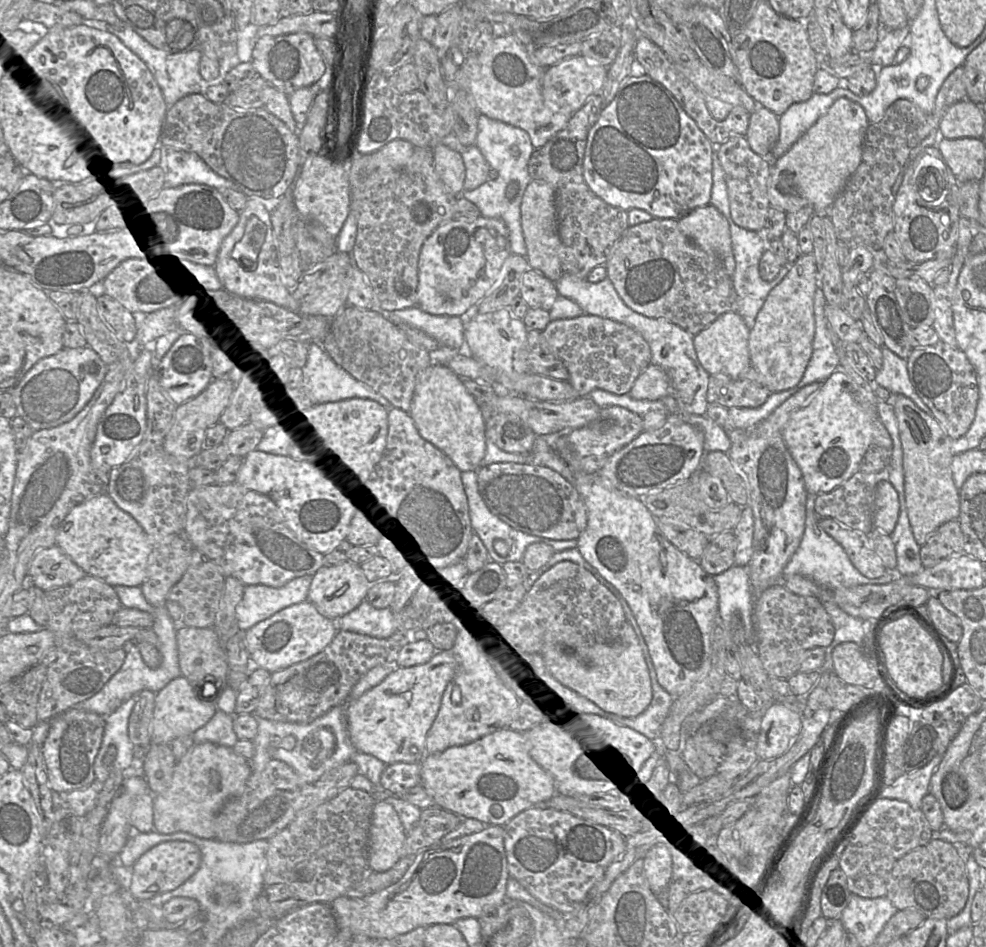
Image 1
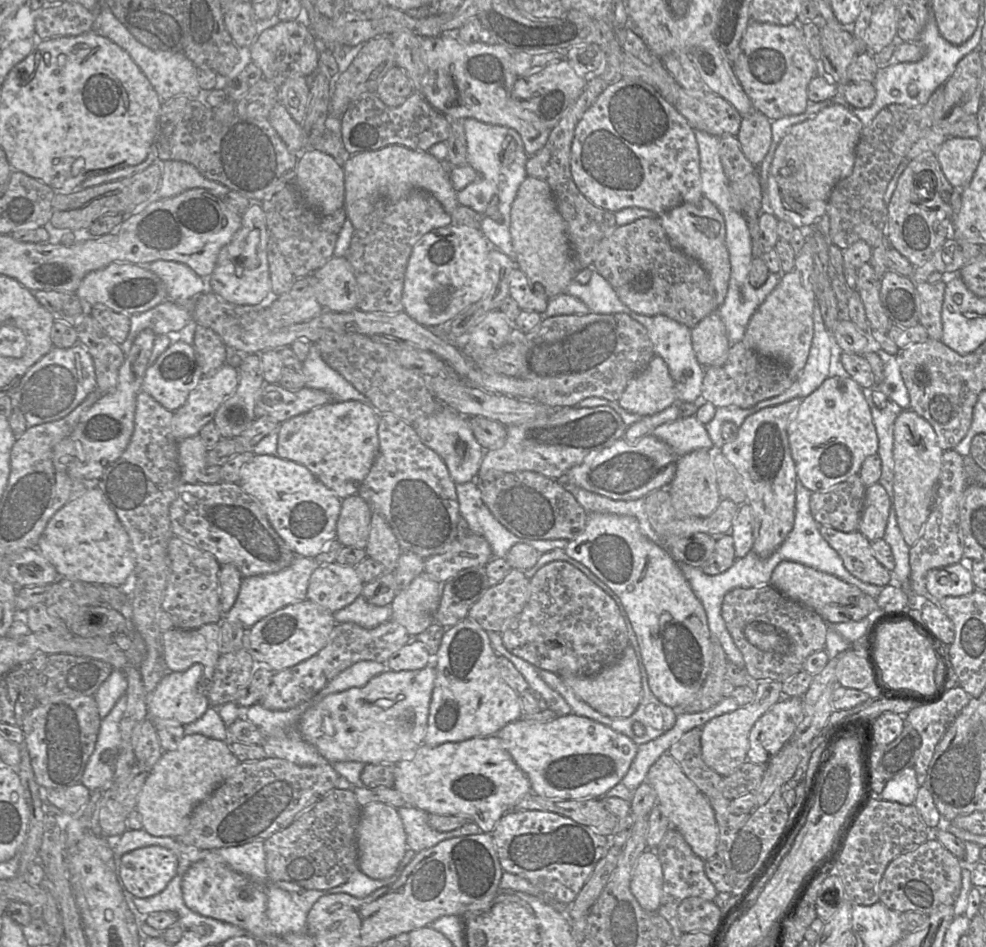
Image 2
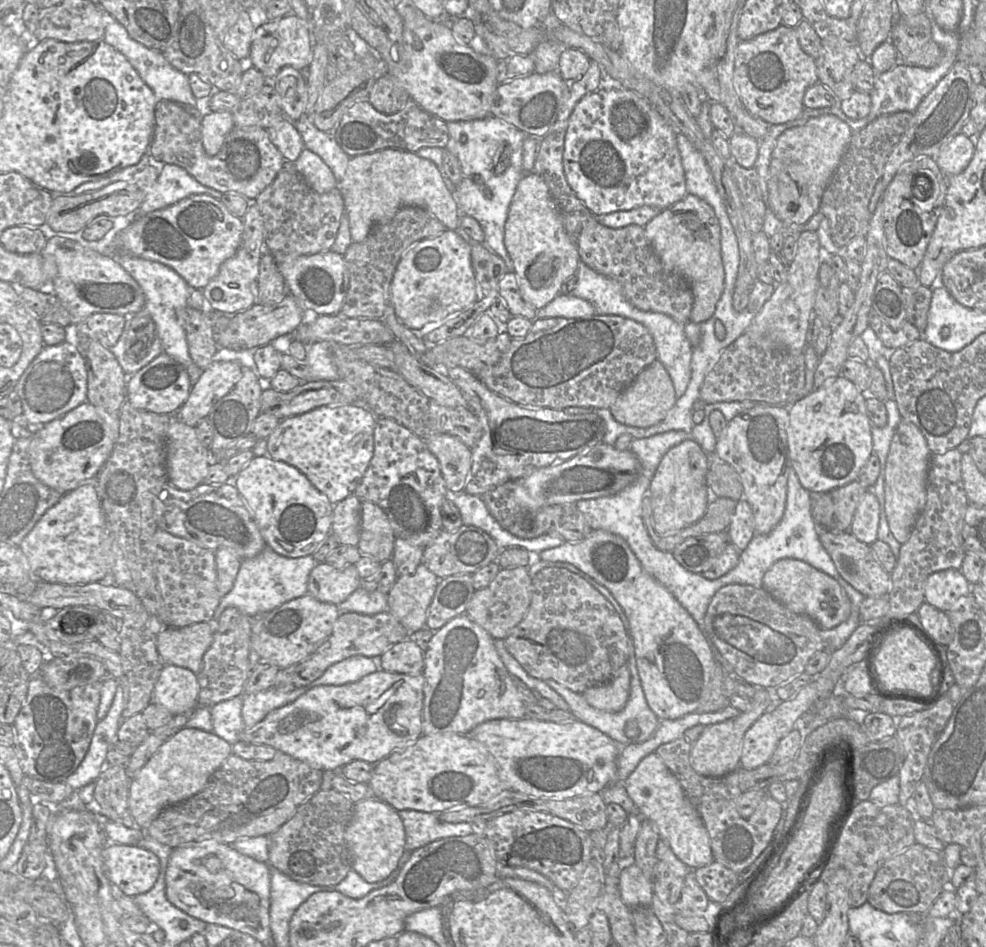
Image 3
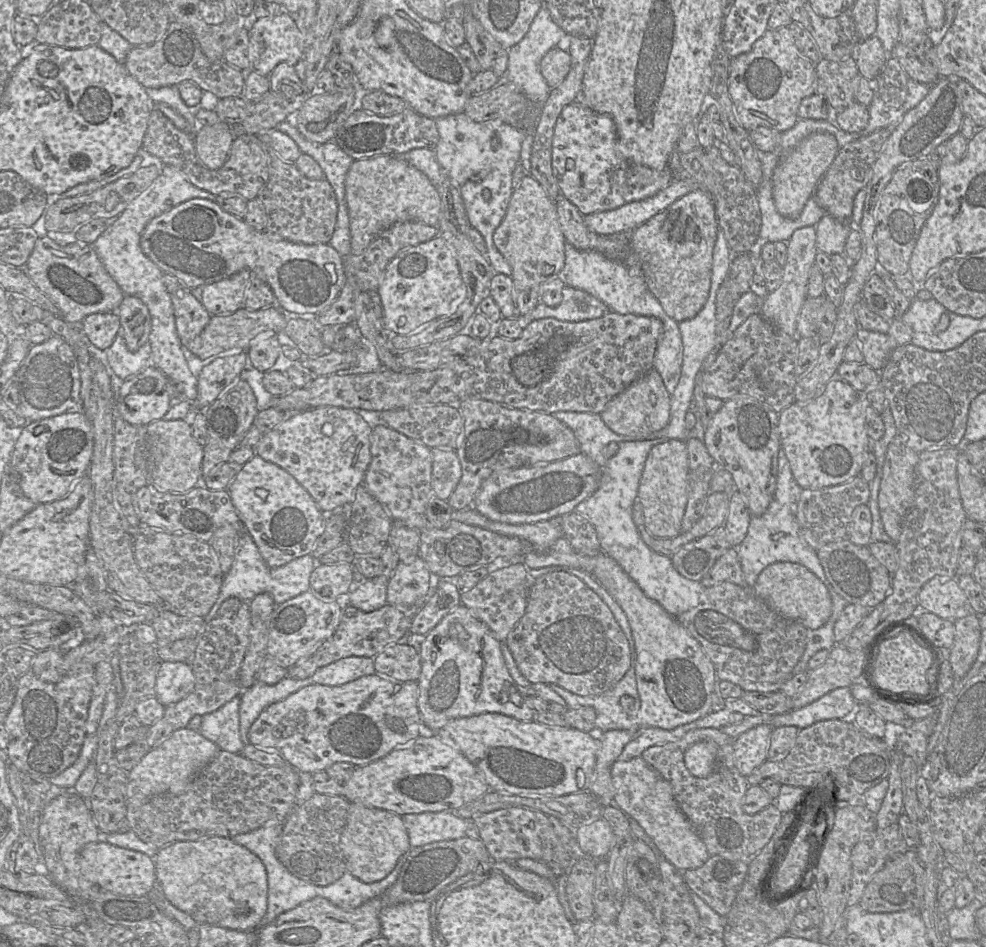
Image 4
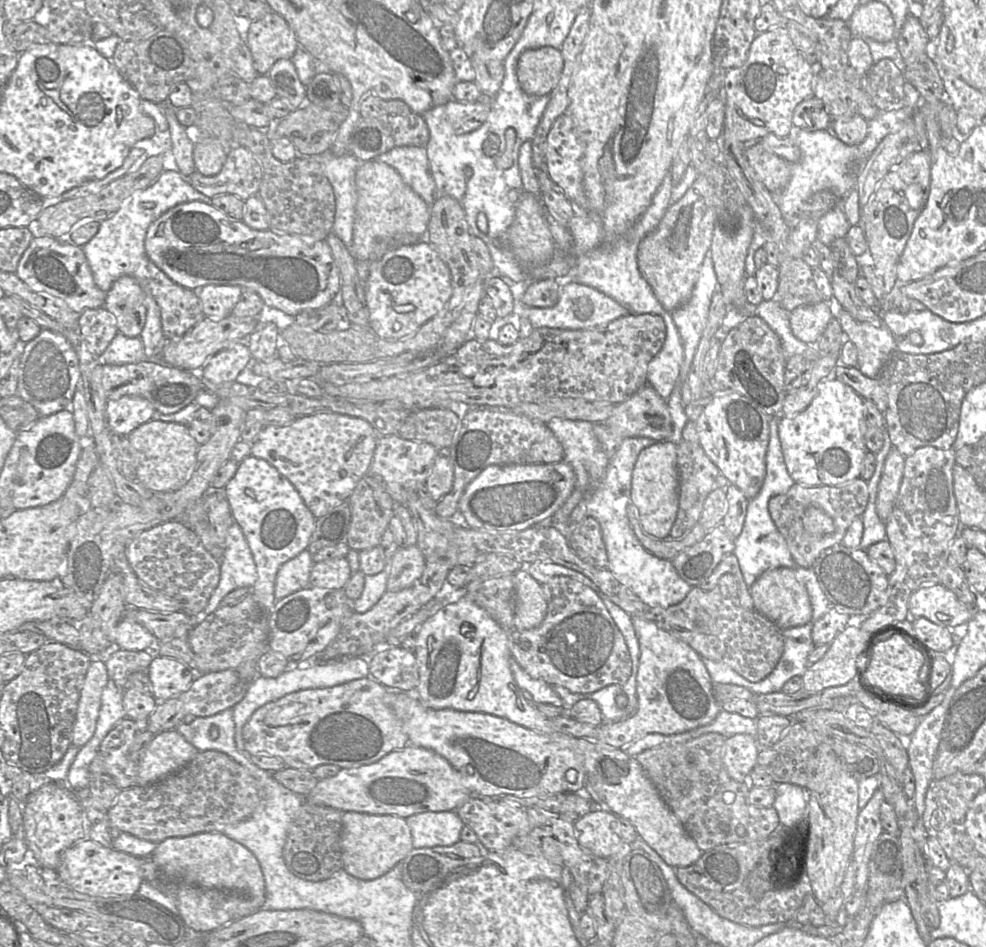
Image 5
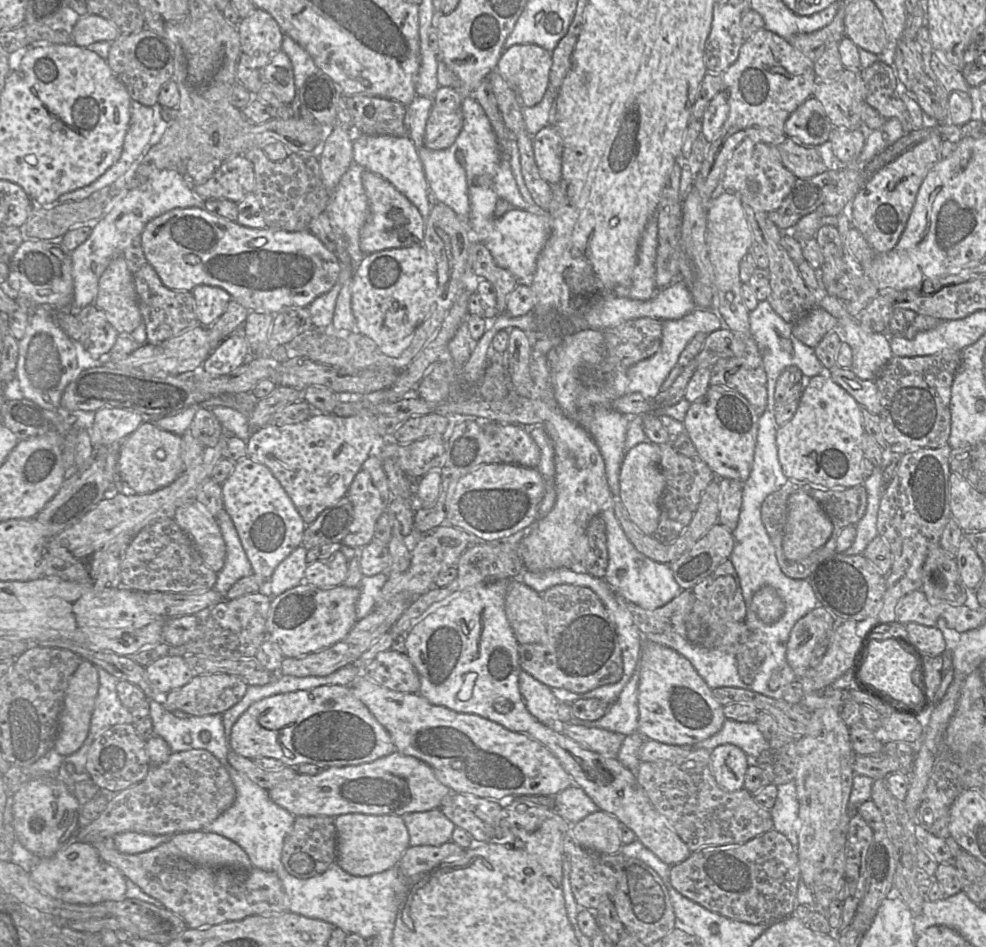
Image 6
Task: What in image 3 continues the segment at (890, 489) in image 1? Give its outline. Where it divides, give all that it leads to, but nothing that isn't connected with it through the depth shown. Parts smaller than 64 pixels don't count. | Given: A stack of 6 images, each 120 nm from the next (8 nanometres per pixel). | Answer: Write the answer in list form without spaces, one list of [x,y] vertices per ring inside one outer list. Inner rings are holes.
[[[867,489],[857,505],[849,531],[859,541],[871,545],[877,540],[879,520],[879,501],[875,494]]]

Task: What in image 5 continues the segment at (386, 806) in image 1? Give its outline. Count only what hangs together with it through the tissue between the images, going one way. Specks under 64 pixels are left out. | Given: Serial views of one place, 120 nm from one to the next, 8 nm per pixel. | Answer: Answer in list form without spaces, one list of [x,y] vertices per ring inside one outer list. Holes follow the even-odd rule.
[[[343,812],[342,862],[345,872],[362,880],[374,880],[400,863],[413,849],[412,835],[406,820],[396,815],[373,815]]]

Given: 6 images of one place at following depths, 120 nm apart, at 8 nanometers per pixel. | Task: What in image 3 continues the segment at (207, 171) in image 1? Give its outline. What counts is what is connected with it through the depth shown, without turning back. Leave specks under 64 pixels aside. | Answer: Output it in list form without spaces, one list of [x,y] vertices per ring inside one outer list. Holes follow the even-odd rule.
[[[166,163],[138,208],[137,217],[168,207],[194,194],[208,194],[218,200],[223,195],[199,183],[182,167]]]

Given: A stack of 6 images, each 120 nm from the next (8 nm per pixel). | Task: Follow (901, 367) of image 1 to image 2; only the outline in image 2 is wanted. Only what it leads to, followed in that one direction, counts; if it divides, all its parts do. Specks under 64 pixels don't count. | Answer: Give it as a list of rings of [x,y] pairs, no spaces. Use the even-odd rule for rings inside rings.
[[[879,349],[877,353],[883,362],[884,380],[881,384],[874,385],[872,390],[883,393],[902,410],[910,410],[909,394],[901,376],[896,355],[891,355],[883,349]]]

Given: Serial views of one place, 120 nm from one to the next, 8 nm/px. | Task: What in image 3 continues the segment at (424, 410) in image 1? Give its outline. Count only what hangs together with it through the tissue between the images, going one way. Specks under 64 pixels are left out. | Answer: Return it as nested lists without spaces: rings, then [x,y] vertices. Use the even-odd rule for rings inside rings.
[[[448,434],[435,435],[425,442],[440,464],[450,494],[463,491],[472,465],[471,448],[459,438]]]

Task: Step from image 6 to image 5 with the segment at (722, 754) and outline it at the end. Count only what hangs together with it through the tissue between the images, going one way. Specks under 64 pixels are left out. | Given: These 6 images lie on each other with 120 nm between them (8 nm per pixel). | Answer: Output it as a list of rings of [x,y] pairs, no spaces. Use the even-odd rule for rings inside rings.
[[[735,734],[726,738],[723,762],[728,775],[738,781],[749,781],[749,775],[757,765],[760,746],[749,734]]]

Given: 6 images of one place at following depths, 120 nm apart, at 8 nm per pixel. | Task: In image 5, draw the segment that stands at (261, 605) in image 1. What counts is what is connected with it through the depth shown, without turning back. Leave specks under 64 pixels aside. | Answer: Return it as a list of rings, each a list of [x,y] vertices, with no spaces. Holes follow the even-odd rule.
[[[233,521],[224,543],[219,583],[209,598],[202,616],[214,612],[231,591],[241,587],[251,588],[256,579],[257,570],[252,552],[240,526]],[[307,549],[283,563],[276,575],[274,588],[275,599],[278,601],[308,587],[313,565],[312,554]]]

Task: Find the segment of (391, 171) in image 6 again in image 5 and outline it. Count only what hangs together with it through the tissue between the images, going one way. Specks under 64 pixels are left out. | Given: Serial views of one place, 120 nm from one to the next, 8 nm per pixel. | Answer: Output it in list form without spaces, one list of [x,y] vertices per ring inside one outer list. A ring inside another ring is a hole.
[[[395,147],[376,159],[393,167],[403,181],[429,206],[433,204],[437,198],[437,189],[425,147]]]

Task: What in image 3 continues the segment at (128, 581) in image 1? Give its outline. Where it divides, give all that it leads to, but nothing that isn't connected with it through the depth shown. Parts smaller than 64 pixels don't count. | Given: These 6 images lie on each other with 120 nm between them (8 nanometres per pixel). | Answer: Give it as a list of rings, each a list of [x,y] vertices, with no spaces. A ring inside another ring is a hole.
[[[93,481],[67,492],[47,509],[19,547],[37,581],[74,585],[101,582],[111,575],[113,540]]]

